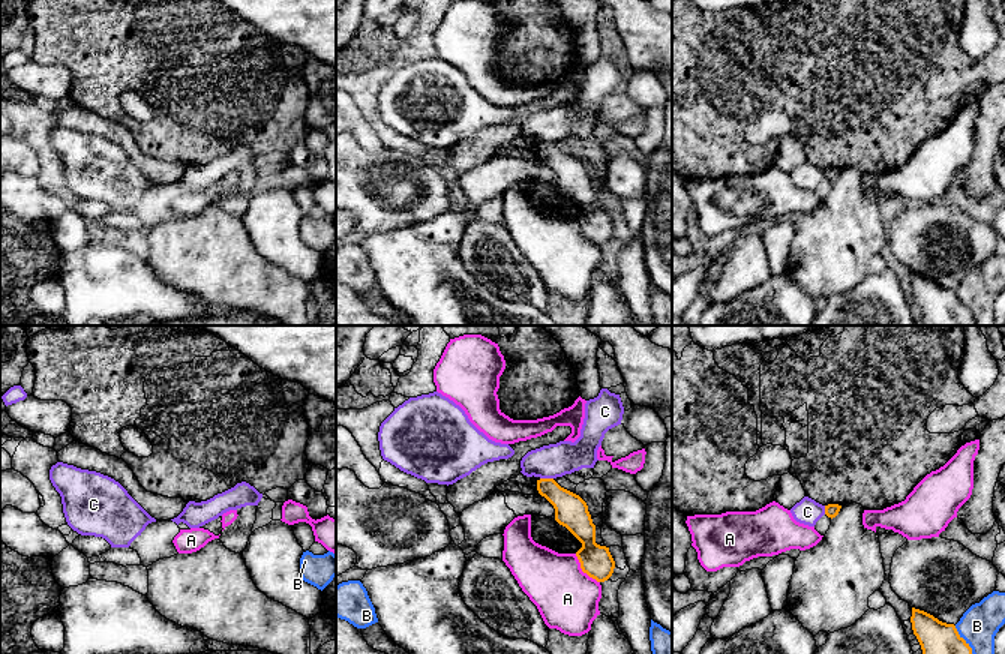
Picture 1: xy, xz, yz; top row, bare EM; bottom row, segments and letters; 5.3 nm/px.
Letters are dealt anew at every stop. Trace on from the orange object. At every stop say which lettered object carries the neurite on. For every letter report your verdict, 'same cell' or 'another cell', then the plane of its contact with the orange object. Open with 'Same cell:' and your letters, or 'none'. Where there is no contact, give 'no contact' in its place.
Same cell: none
A: another cell; contact in xz
B: another cell; contact in yz
C: another cell; contact in xz

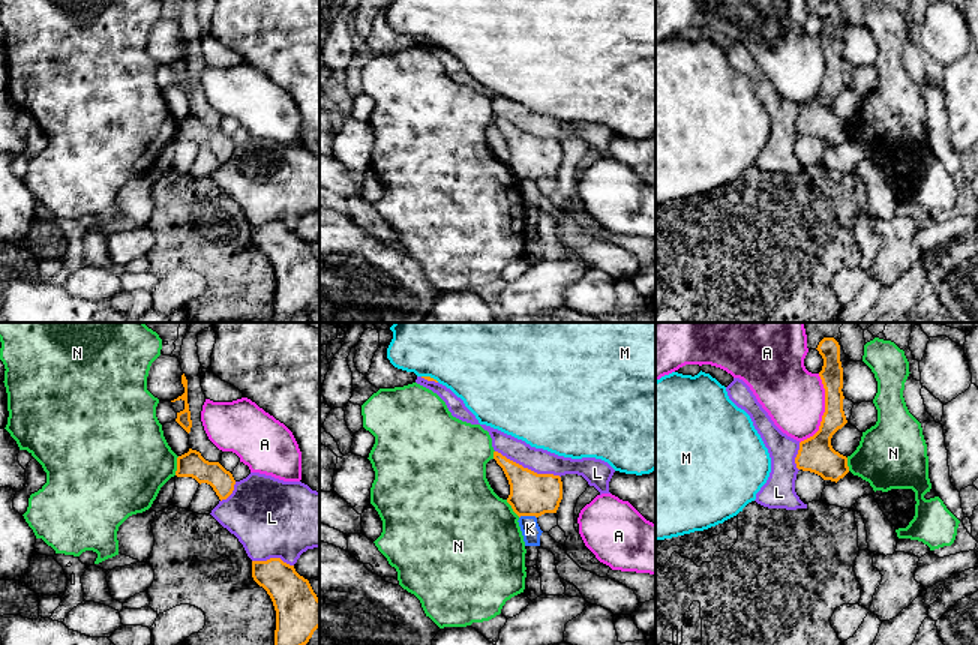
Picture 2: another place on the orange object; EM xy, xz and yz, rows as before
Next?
Same cell: none
A: another cell; contact in yz
K: another cell; contact in xz
L: another cell; contact in xz
M: another cell; contact in xz
N: another cell; contact in xy

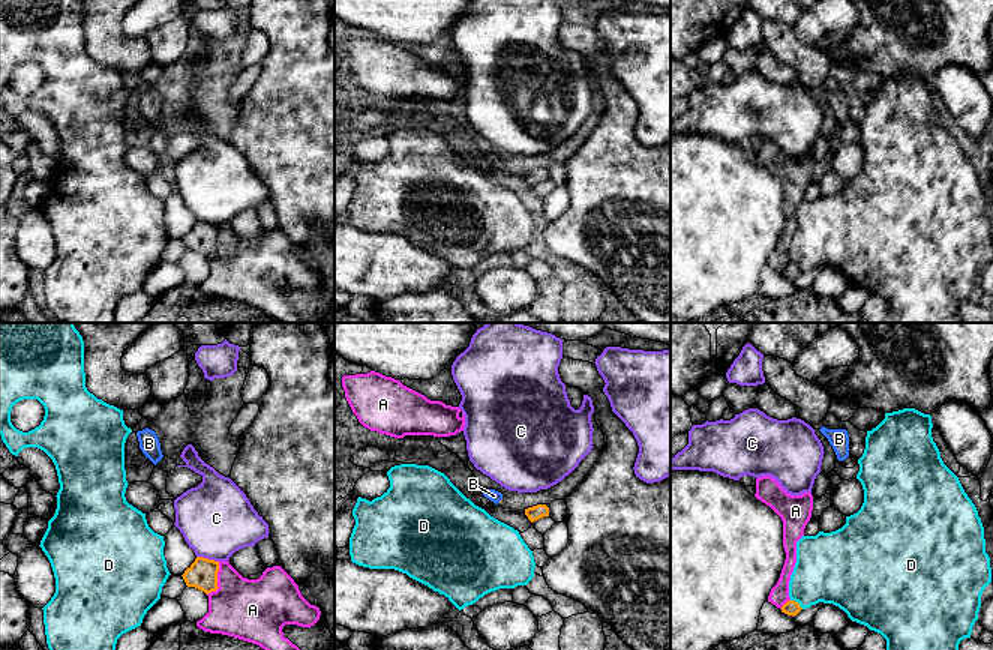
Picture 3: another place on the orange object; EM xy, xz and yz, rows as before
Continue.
Same cell: B
A: another cell; contact in xy
B: same cell; no contact
C: another cell; contact in xy
D: another cell; contact in yz

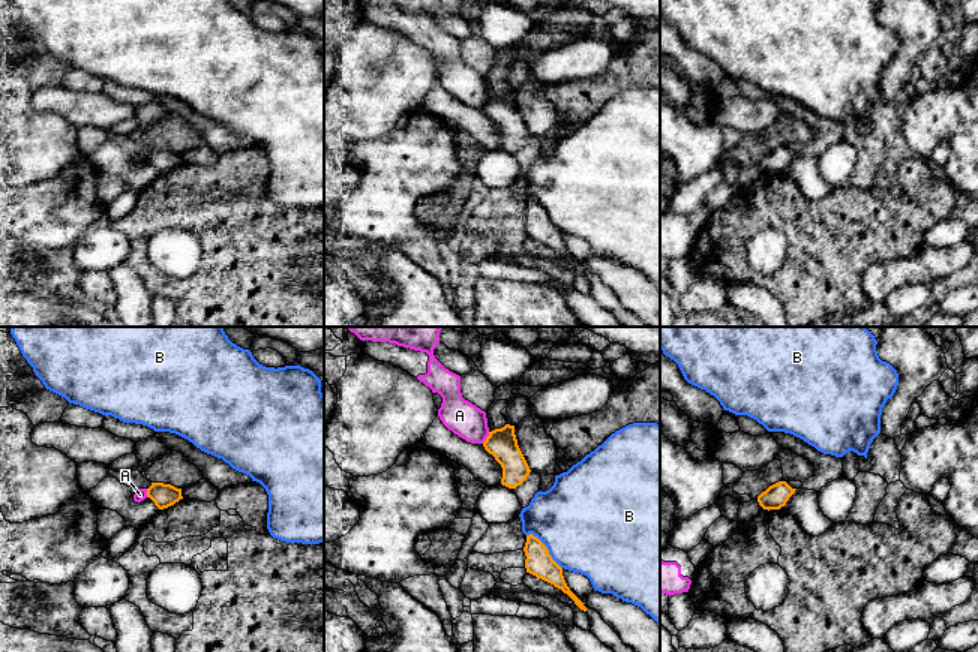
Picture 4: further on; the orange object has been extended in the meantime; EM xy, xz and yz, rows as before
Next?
Same cell: none
A: another cell; contact in xz
B: another cell; contact in xz

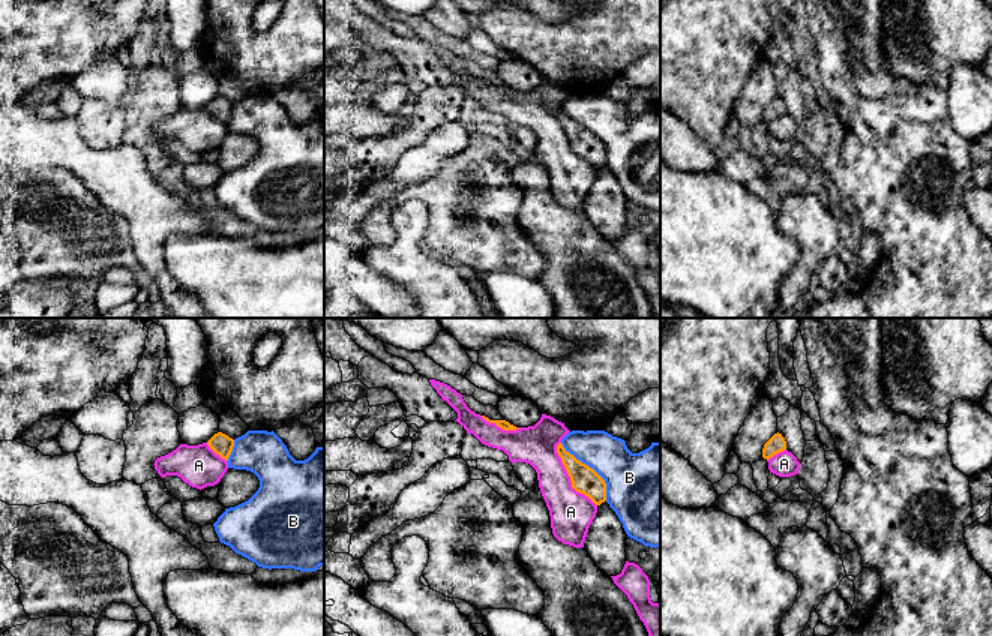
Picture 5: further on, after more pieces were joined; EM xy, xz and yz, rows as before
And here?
Same cell: none
A: another cell; contact in xz
B: another cell; contact in xz

